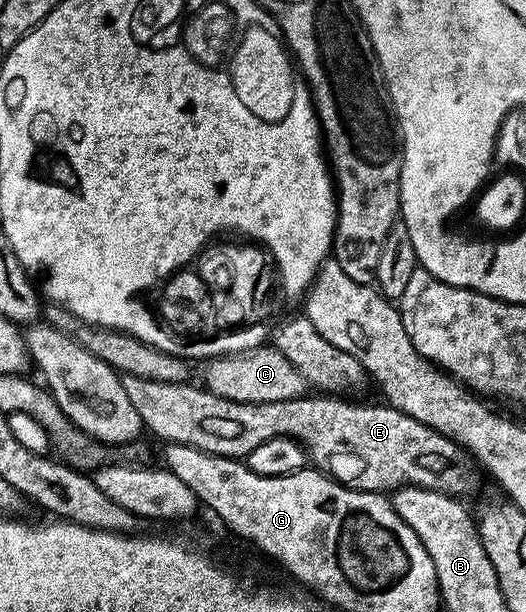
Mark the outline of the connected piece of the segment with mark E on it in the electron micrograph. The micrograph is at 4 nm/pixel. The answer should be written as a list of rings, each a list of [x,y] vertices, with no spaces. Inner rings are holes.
[[[132,375],[125,377],[123,381],[126,396],[130,396],[138,416],[144,421],[145,431],[153,430],[158,437],[164,438],[165,443],[193,446],[204,454],[216,455],[220,460],[240,460],[268,440],[291,438],[299,442],[316,468],[352,490],[385,493],[394,492],[402,486],[416,486],[460,498],[476,484],[476,474],[470,466],[469,455],[456,442],[387,404],[350,404],[341,397],[325,394],[305,394],[294,400],[250,404],[226,400],[199,385],[196,387],[185,383],[160,383],[158,380]]]

